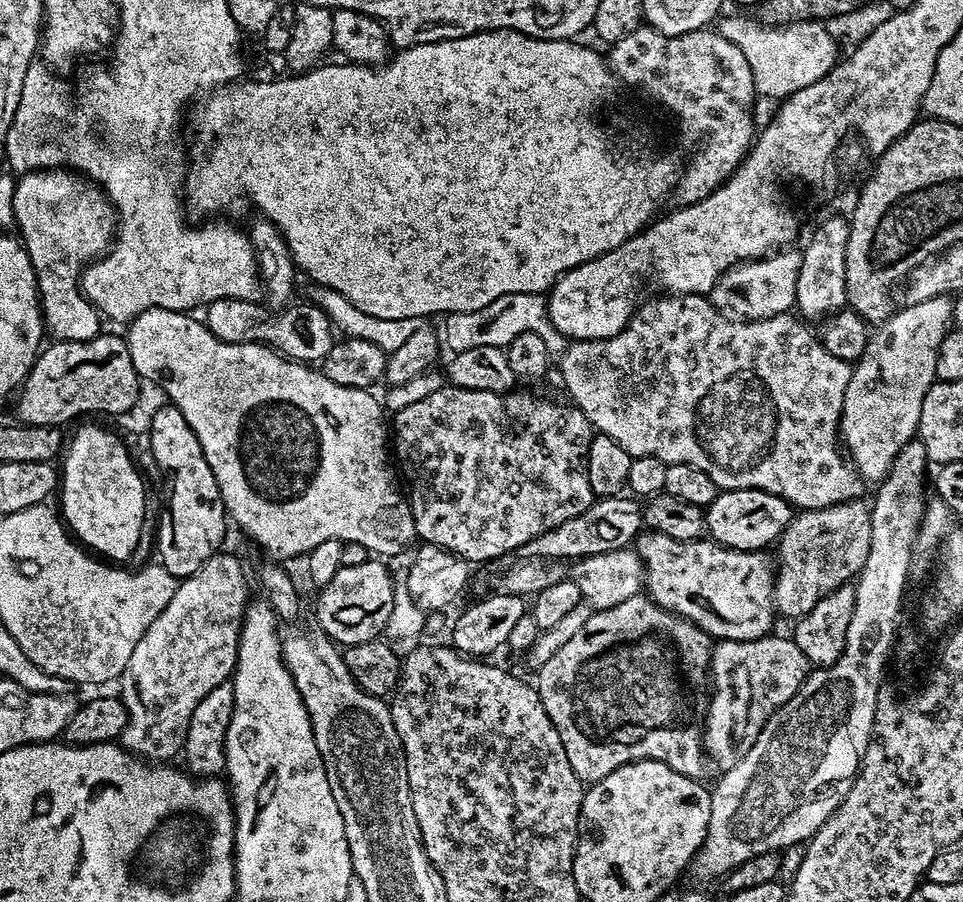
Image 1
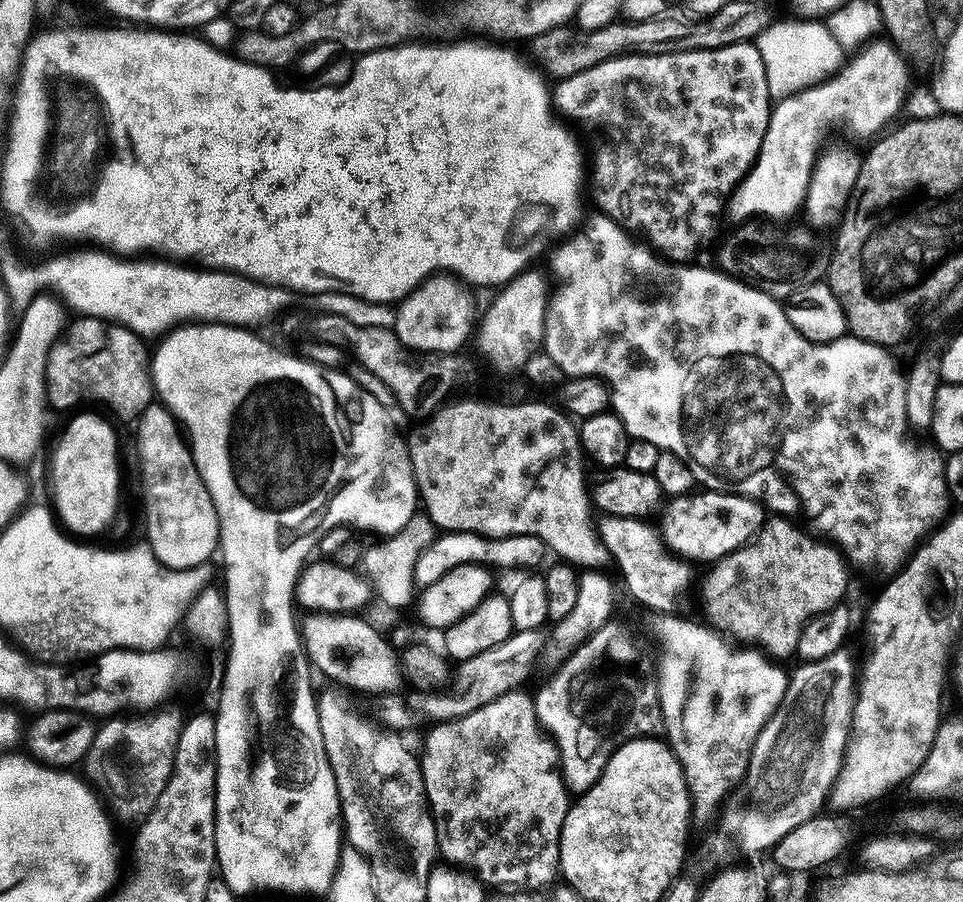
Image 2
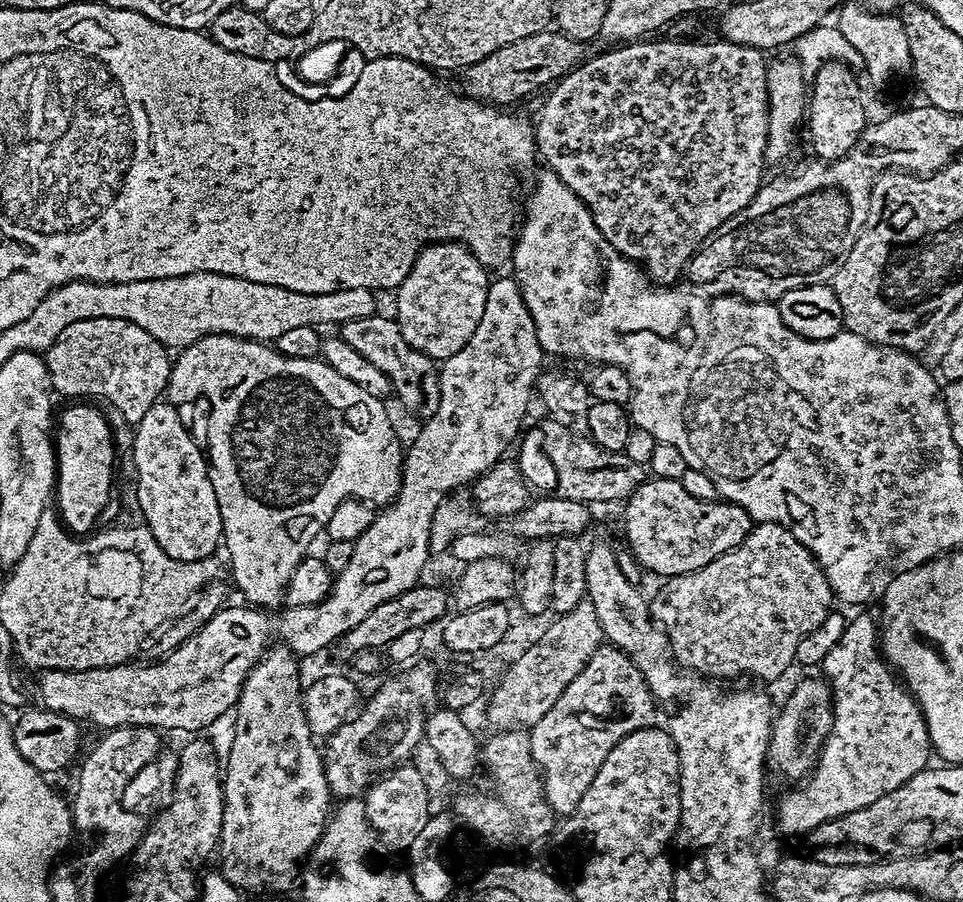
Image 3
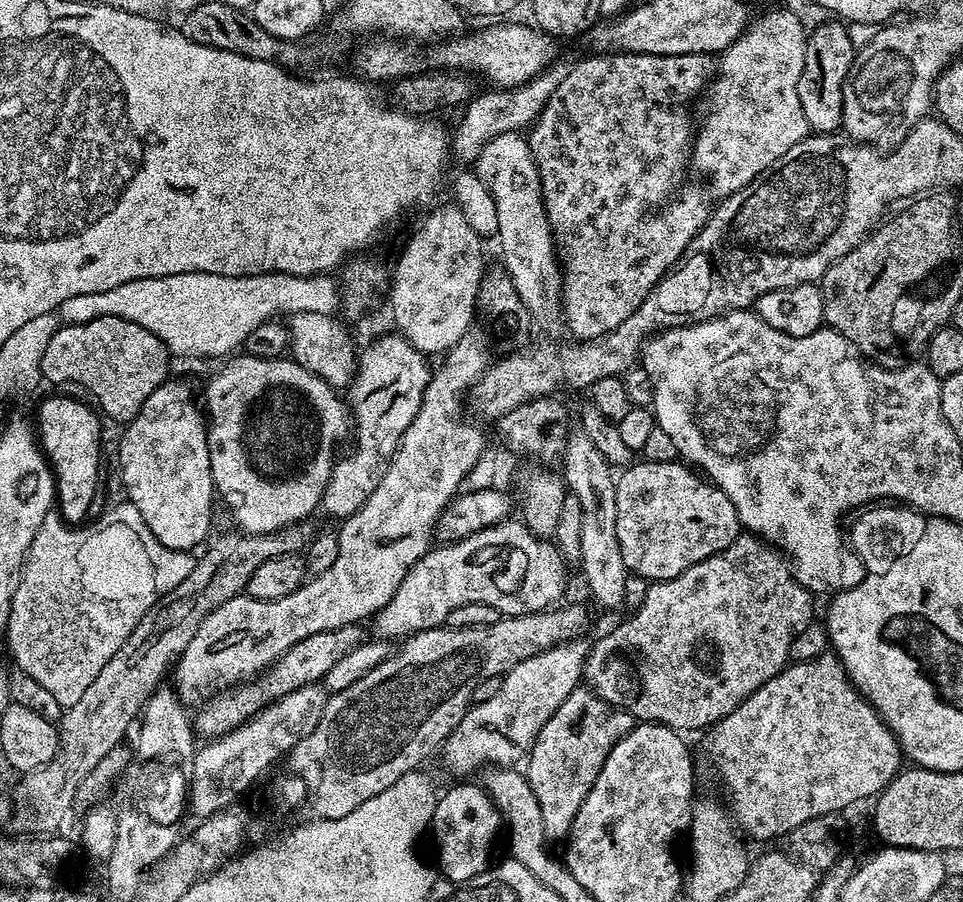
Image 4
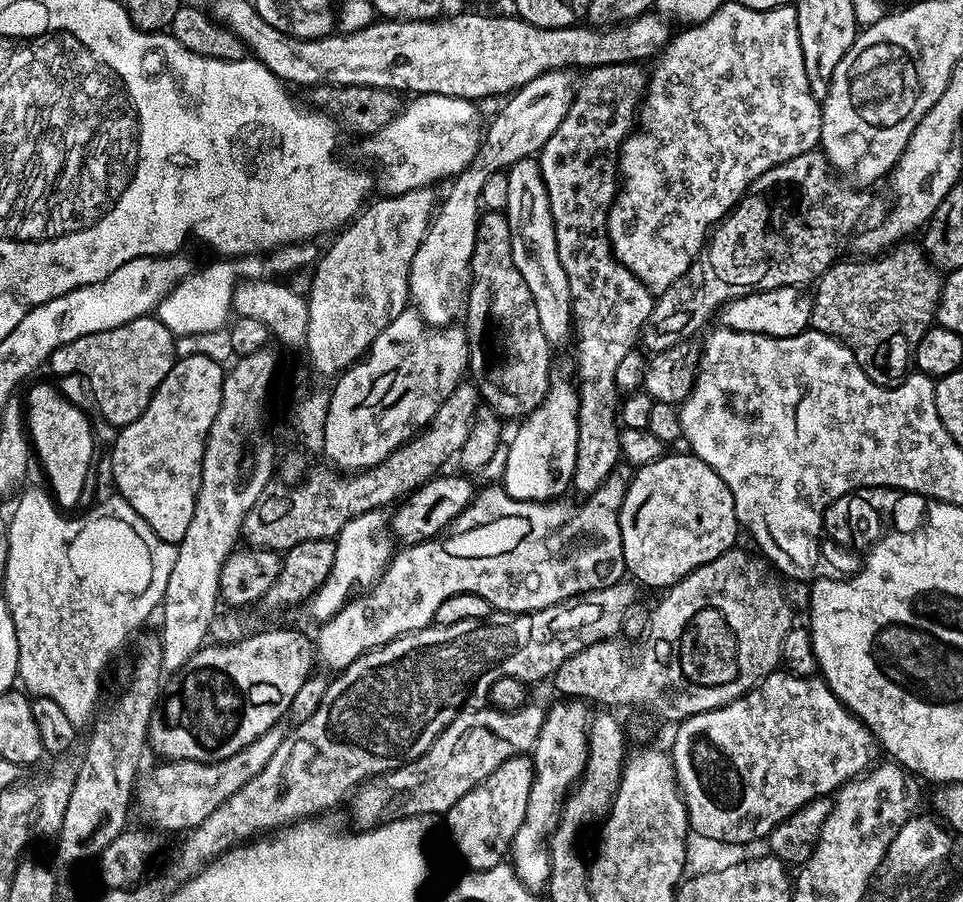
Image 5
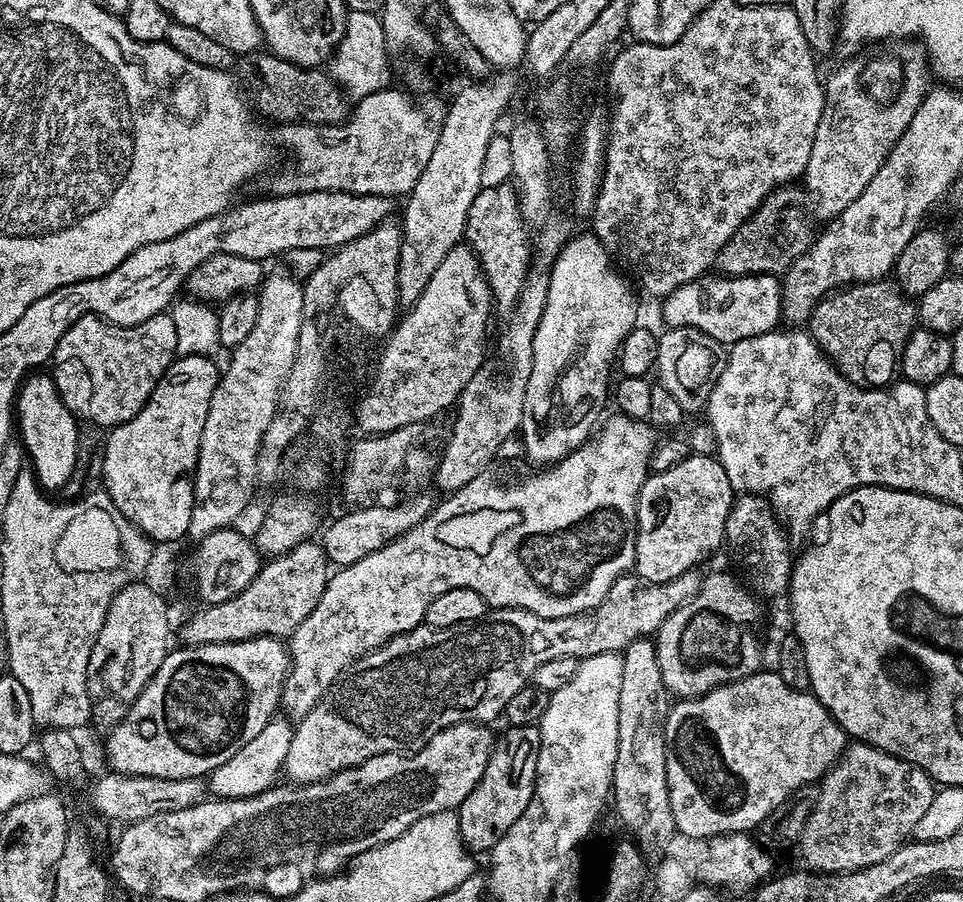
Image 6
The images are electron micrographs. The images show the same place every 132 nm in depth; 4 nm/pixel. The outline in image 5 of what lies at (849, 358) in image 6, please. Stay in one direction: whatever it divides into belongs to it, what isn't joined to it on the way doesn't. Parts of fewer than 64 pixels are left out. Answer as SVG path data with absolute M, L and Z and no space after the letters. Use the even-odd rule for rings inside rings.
M901 242L875 258L841 259L831 268L827 268L814 284L816 292L812 296L811 327L842 341L854 354L866 378L885 386L895 386L909 375L918 342L922 334L933 327L936 319L942 272L928 259L919 243L912 243Z

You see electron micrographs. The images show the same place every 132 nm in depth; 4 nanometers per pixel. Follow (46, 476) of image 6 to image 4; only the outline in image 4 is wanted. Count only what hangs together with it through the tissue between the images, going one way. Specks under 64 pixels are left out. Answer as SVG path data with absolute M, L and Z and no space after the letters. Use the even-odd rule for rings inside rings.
M52 396L40 404L38 440L54 473L59 515L68 522L83 521L80 519L96 500L96 483L100 480L100 424L96 421L97 413L93 412L82 401L68 396Z

